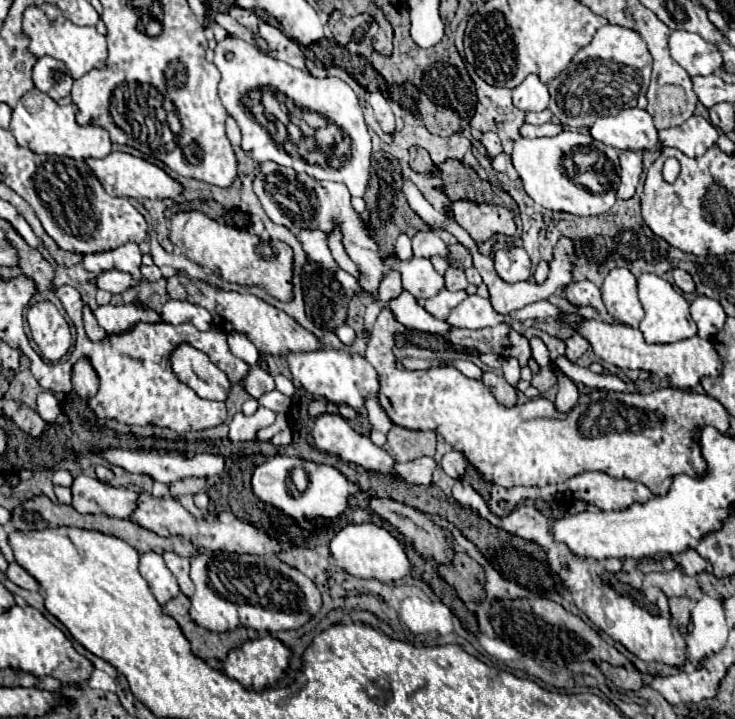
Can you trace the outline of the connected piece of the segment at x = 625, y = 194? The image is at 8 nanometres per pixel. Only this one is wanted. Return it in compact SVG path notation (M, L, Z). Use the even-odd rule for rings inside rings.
M623 151L619 155L621 159L621 185L617 189L619 199L631 199L635 195L637 183L641 179L643 171L643 161L637 151Z

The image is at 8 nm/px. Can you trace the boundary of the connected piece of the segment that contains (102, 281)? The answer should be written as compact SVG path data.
M121 271L101 273L99 277L91 279L91 283L97 285L99 289L103 289L103 291L109 291L109 293L121 293L121 291L125 291L127 287L139 285L131 275L125 275L125 273L121 273Z

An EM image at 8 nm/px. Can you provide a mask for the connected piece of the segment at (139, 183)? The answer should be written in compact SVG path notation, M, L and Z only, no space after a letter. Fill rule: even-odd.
M109 153L103 159L87 159L87 165L97 175L105 191L113 197L133 197L133 199L175 199L183 193L181 183L169 177L161 167L127 153Z

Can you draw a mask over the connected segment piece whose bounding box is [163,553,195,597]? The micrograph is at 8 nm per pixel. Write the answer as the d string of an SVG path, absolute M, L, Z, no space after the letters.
M163 553L163 557L165 557L165 563L171 569L171 573L177 577L181 593L191 597L195 593L195 587L193 587L191 579L189 579L189 559L181 557L177 553Z

